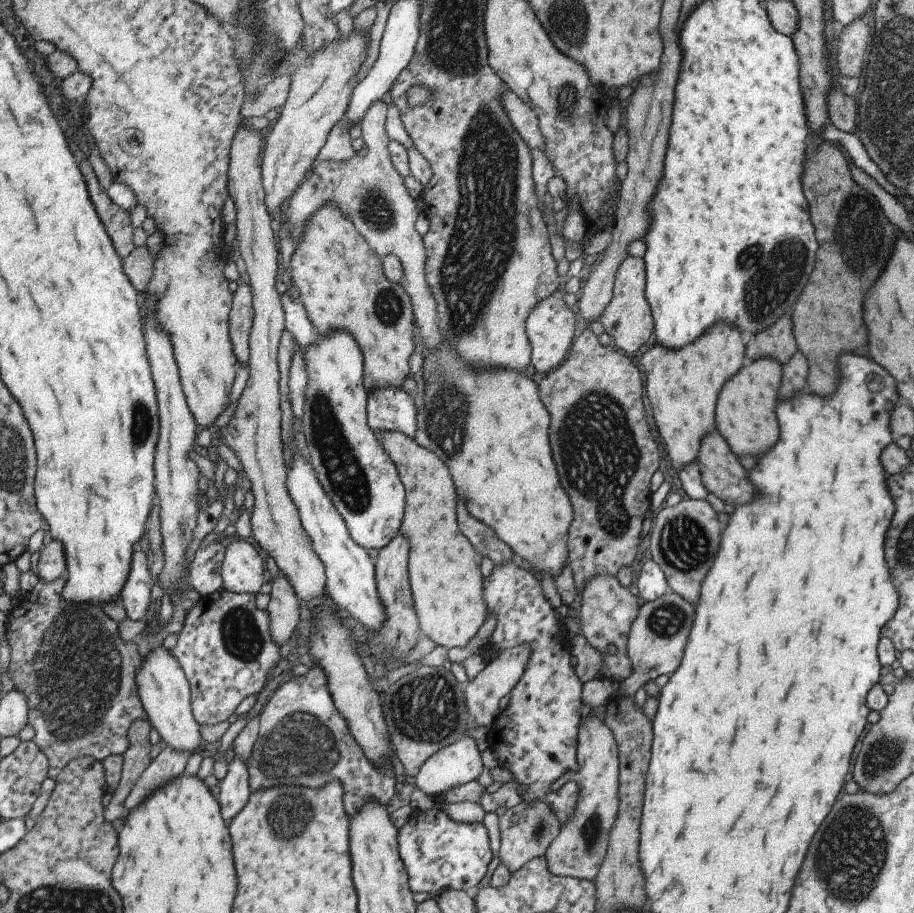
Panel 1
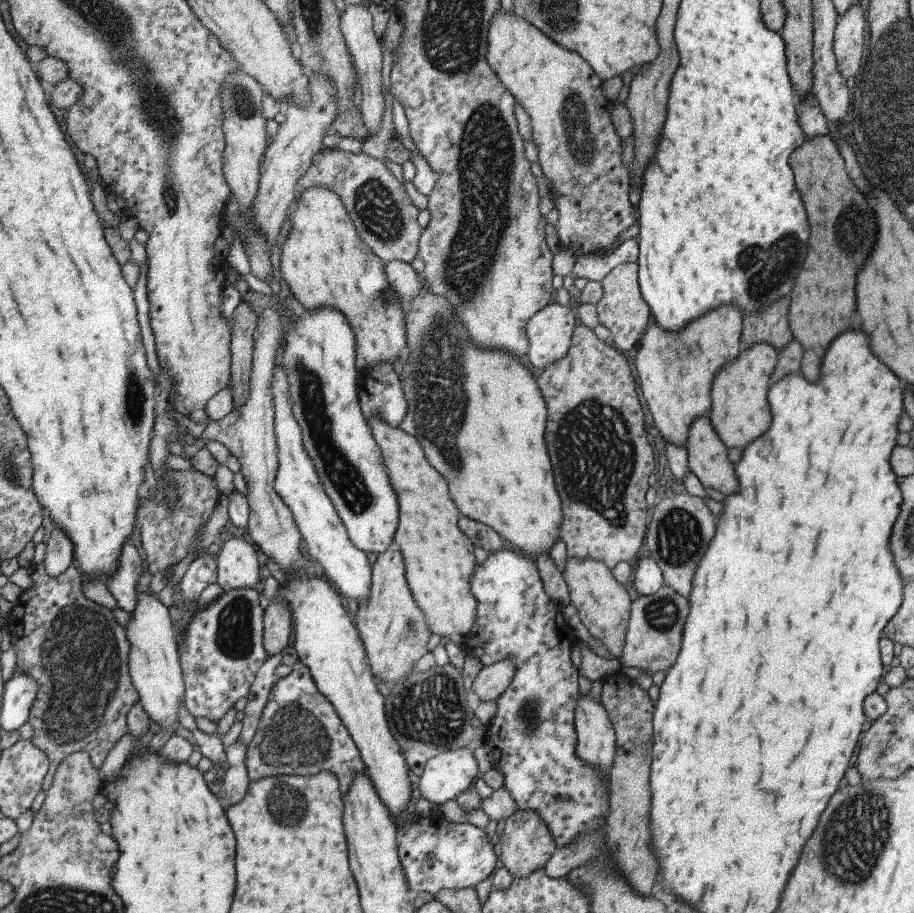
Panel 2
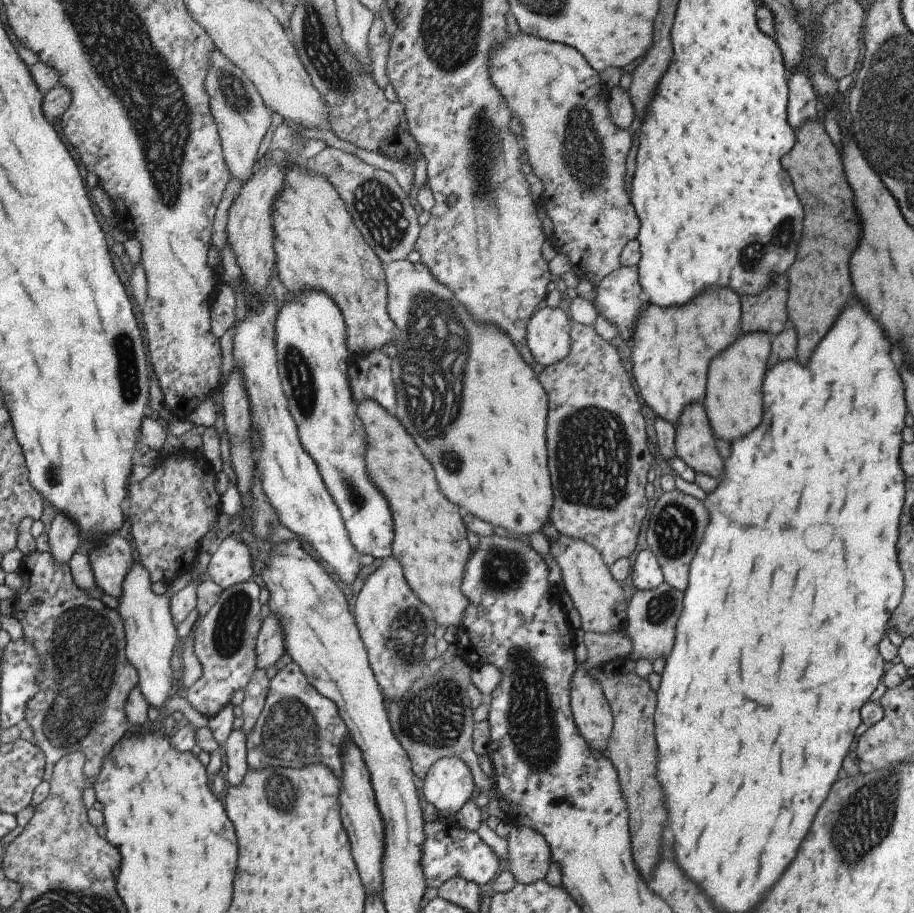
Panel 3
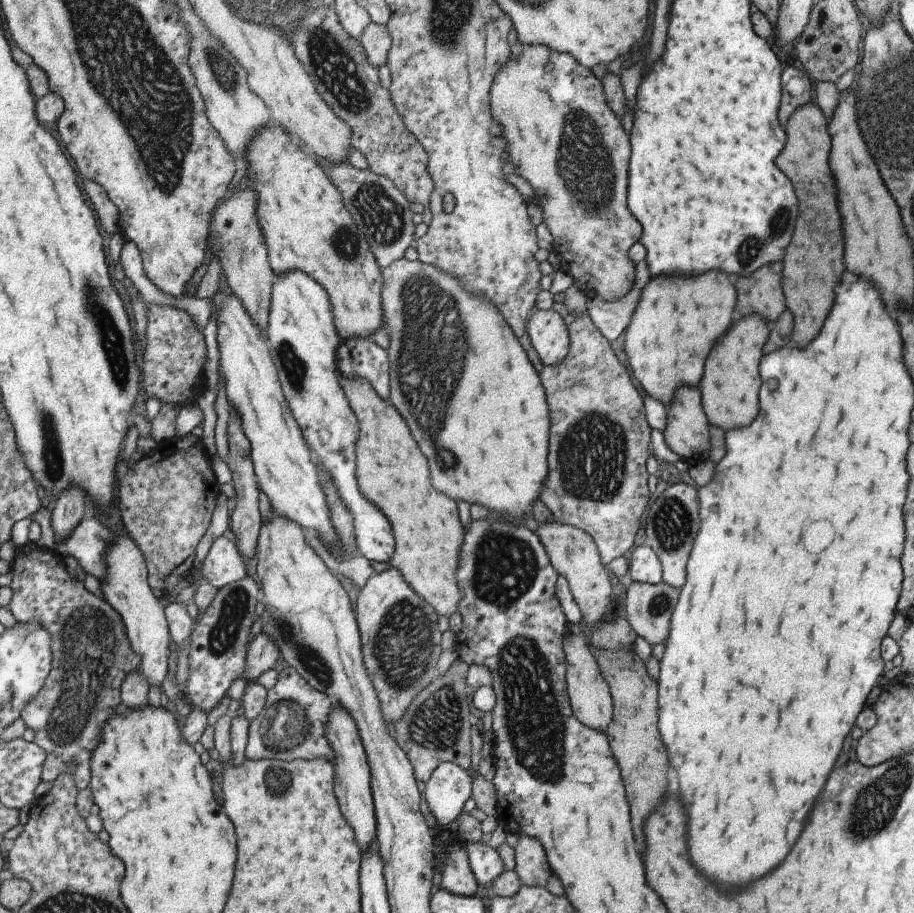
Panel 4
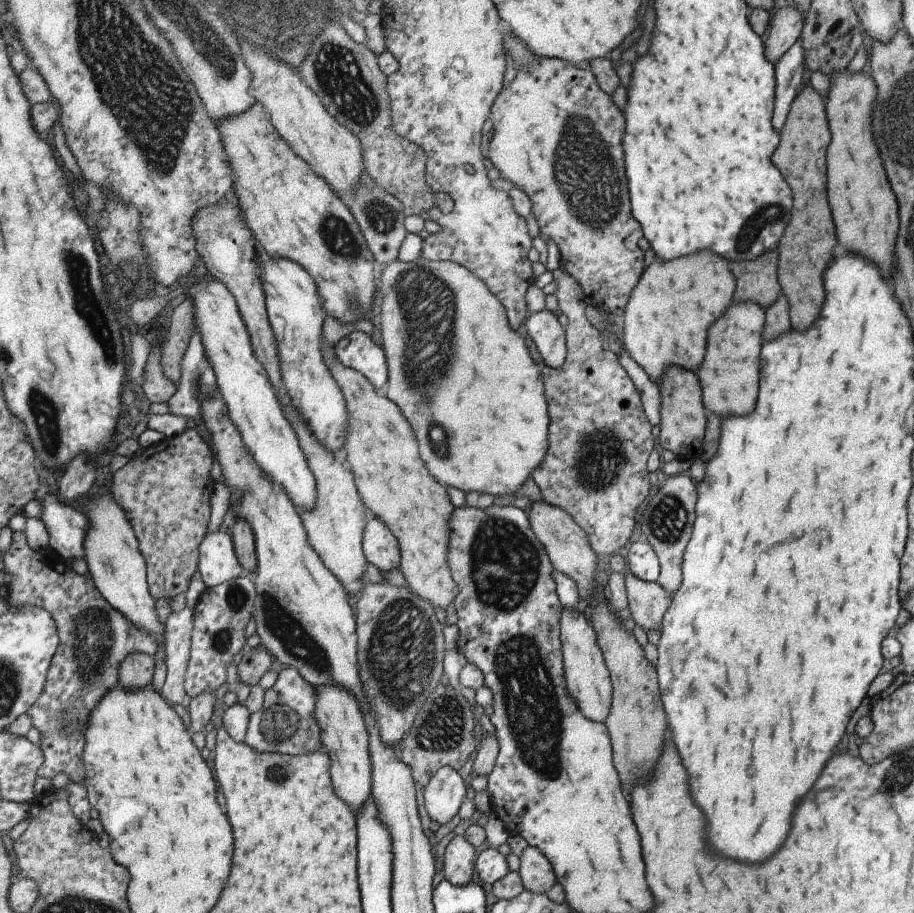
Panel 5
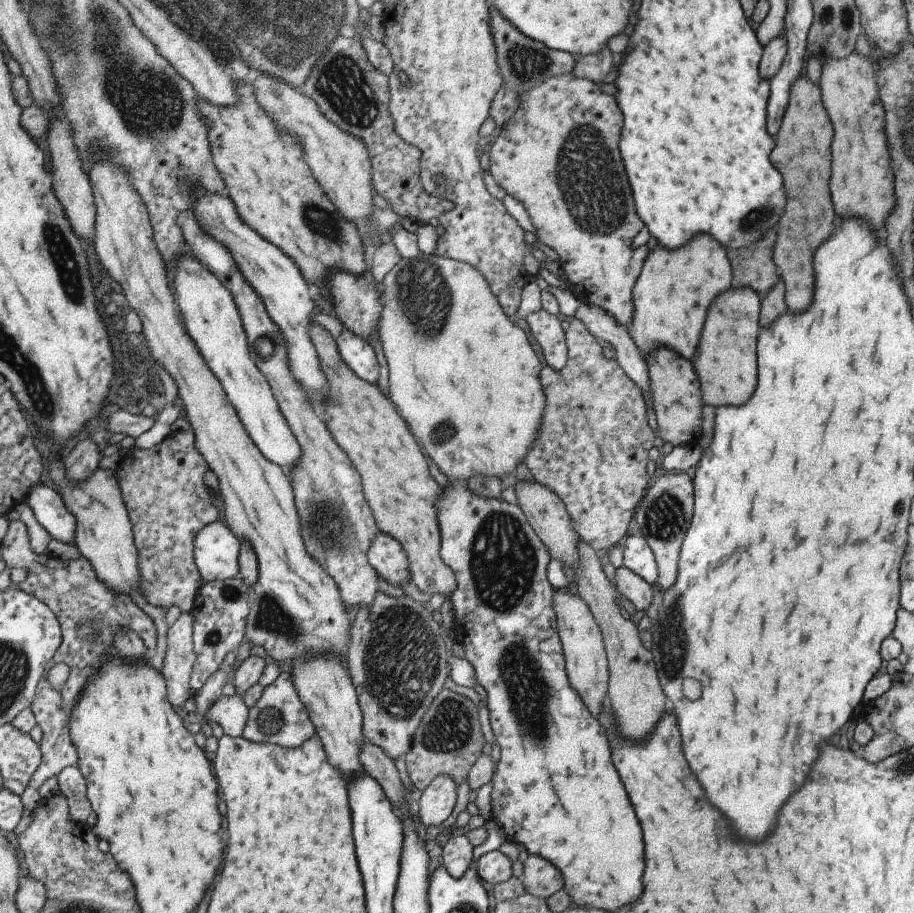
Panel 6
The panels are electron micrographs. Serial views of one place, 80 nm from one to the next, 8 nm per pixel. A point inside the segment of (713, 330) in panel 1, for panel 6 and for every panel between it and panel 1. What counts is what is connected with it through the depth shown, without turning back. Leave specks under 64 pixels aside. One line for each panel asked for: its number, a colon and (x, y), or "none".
2: (675, 371)
3: (671, 349)
4: (671, 328)
5: (664, 322)
6: (670, 295)

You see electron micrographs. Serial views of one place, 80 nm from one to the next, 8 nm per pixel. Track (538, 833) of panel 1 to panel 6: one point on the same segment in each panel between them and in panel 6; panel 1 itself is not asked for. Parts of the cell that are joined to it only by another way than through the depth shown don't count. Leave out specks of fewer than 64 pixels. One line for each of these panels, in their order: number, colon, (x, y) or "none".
2: (525, 844)
3: (528, 859)
4: (531, 867)
5: (536, 874)
6: (540, 878)

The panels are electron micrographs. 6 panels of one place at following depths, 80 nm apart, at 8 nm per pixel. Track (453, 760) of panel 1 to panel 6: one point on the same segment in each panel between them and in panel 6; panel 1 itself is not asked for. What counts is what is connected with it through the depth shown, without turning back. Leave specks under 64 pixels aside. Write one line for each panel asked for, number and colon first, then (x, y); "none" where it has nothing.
2: (444, 777)
3: (448, 786)
4: (448, 787)
5: (444, 792)
6: (436, 801)

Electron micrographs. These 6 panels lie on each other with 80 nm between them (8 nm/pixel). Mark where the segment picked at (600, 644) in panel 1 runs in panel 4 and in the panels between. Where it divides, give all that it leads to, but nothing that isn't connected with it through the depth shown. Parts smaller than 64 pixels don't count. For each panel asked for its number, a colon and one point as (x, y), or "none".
2: (602, 605)
3: (597, 597)
4: (572, 554)

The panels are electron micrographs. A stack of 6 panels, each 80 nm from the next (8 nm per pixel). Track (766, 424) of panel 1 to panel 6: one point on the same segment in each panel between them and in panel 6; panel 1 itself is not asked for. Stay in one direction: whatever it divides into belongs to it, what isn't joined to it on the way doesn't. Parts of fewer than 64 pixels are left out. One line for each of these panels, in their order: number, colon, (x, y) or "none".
2: (738, 413)
3: (732, 402)
4: (728, 386)
5: (728, 374)
6: (724, 361)

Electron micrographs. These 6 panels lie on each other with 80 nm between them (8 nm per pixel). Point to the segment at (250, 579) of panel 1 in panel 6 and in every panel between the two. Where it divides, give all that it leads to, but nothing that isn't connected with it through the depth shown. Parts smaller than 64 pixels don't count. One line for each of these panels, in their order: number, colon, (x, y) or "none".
2: (237, 567)
3: (230, 564)
4: (224, 563)
5: (218, 562)
6: (216, 550)

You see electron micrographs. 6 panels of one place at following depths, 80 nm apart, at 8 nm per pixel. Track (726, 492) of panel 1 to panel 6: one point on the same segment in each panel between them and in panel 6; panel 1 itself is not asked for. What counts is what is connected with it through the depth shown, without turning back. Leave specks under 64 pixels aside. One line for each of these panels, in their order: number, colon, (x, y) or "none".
2: (707, 459)
3: (694, 441)
4: (685, 434)
5: (681, 420)
6: (676, 401)

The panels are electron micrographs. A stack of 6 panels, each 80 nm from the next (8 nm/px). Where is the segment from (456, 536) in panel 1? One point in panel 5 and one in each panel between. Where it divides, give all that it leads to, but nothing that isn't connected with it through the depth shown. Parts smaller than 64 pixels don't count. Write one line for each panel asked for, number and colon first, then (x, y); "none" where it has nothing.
2: (437, 557)
3: (429, 543)
4: (390, 472)
5: (391, 479)

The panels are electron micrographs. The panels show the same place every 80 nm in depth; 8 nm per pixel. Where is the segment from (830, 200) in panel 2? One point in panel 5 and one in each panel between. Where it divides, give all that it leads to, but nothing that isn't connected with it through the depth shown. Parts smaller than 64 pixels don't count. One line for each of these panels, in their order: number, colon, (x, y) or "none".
3: (818, 283)
4: (812, 260)
5: (806, 243)

